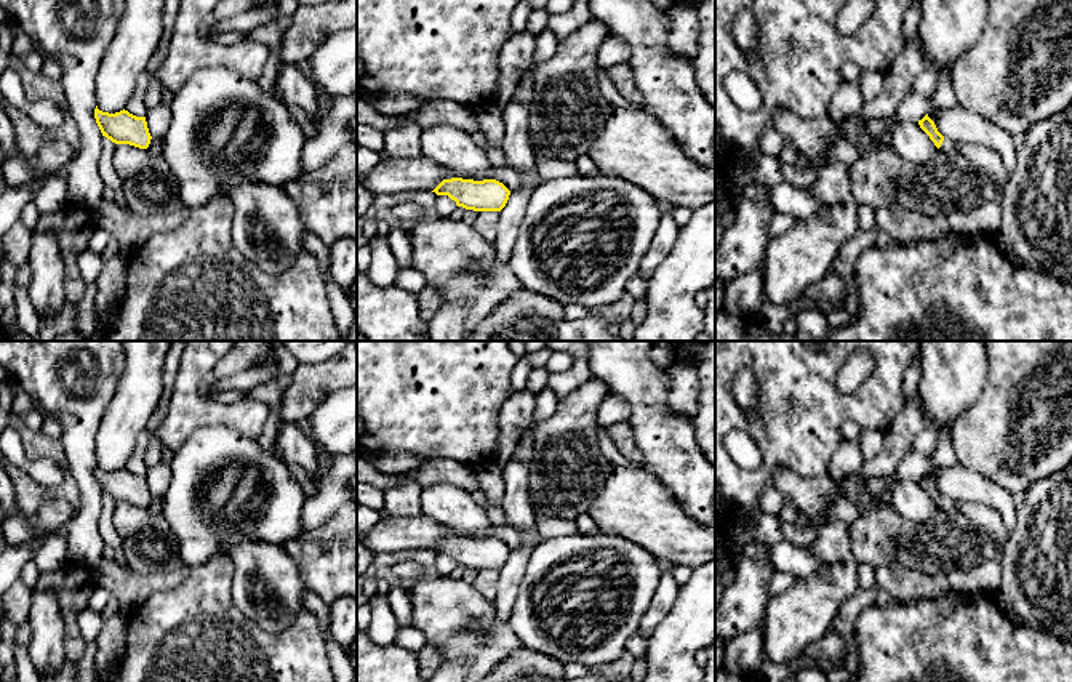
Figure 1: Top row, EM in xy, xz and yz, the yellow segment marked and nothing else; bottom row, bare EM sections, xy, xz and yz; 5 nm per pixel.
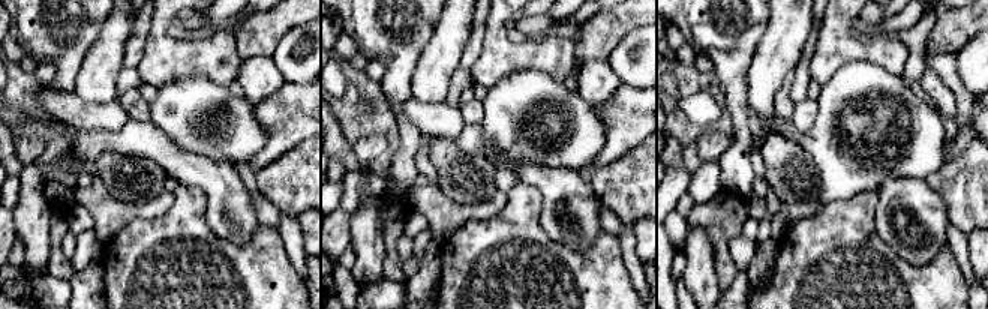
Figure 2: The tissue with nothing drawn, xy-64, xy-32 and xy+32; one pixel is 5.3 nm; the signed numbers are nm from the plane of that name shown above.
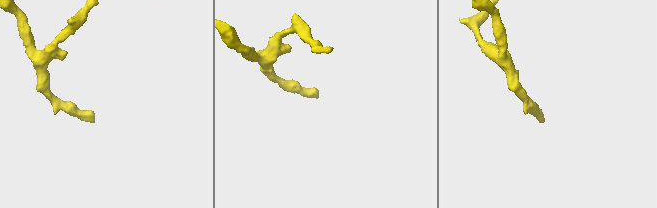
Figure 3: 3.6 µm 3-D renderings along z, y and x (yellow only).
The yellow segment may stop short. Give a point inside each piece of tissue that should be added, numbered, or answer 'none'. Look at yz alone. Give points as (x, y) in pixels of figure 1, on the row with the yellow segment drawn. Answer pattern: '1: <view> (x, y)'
1: yz (948, 146)

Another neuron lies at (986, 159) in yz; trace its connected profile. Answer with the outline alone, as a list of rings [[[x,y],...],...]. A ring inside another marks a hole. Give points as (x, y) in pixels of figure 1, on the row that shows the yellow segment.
[[[954,139],[954,141],[958,149],[958,154],[966,160],[970,160],[971,163],[974,163],[989,176],[989,179],[998,191],[998,202],[1000,202],[1008,179],[1000,155],[995,150],[984,147],[981,144],[973,144],[963,139]]]

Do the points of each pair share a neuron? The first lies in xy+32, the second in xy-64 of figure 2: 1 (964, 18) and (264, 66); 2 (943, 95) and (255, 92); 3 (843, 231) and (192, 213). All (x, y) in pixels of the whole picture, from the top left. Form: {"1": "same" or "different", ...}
{"1": "different", "2": "same", "3": "same"}

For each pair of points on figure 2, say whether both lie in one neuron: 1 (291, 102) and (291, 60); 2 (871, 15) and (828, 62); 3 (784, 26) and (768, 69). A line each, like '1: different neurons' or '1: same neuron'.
1: different neurons
2: different neurons
3: same neuron

